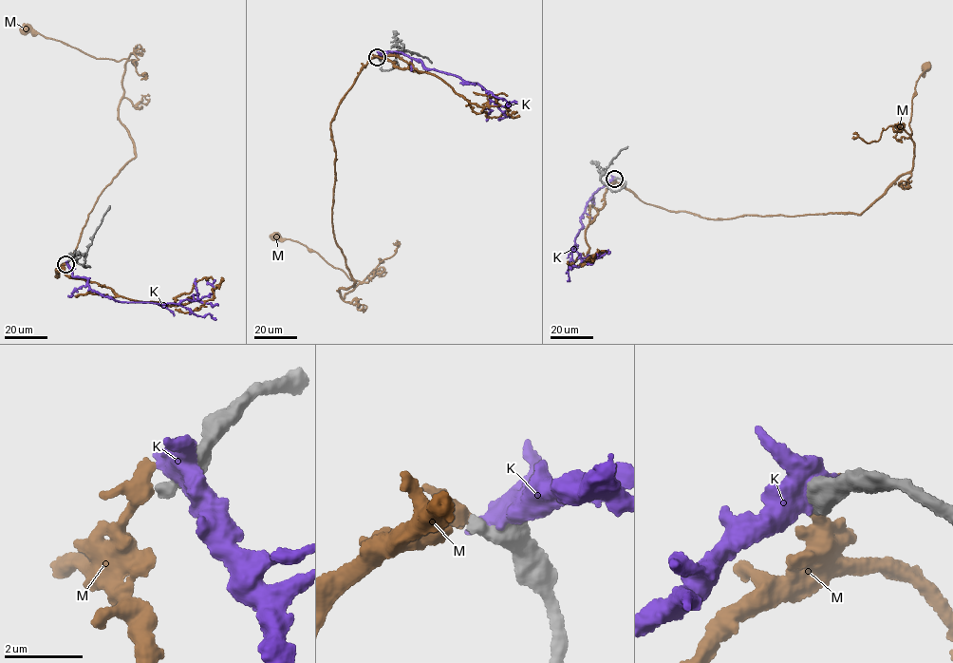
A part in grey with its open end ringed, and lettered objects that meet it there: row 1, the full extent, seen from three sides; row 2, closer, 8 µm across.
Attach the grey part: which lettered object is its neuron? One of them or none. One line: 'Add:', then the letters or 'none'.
Add: none

